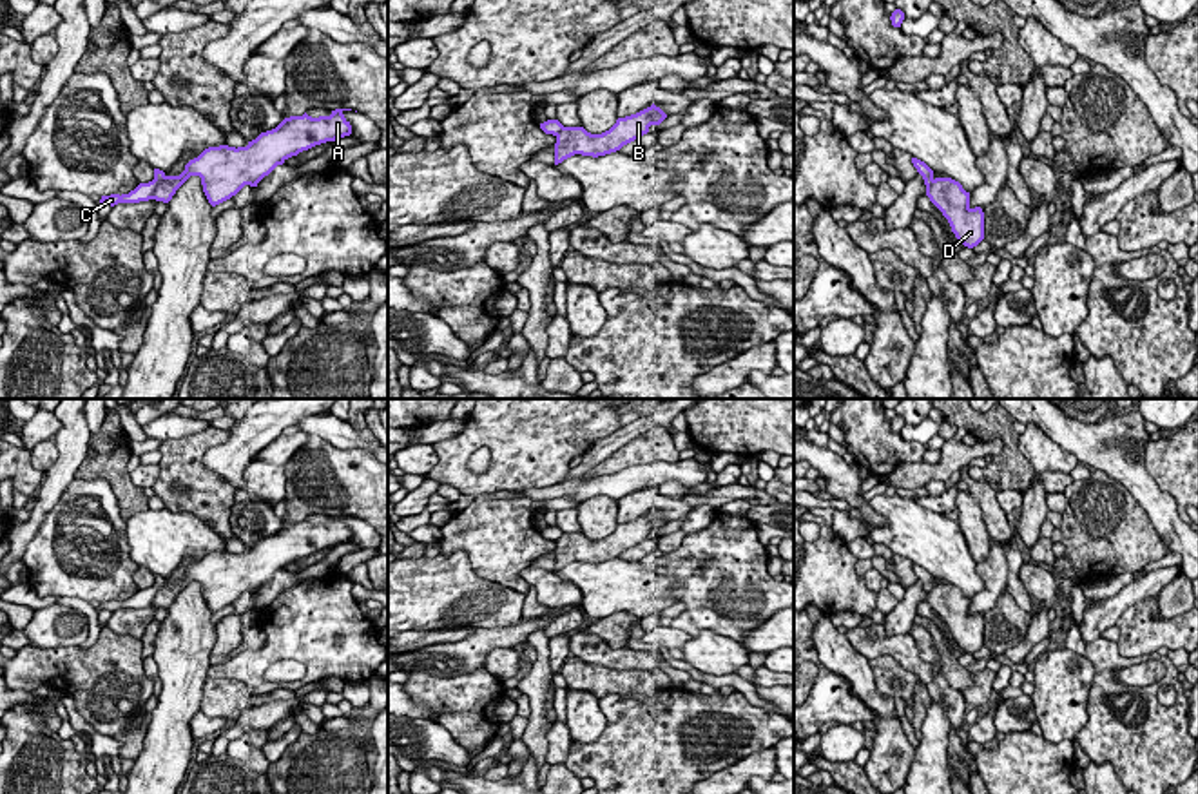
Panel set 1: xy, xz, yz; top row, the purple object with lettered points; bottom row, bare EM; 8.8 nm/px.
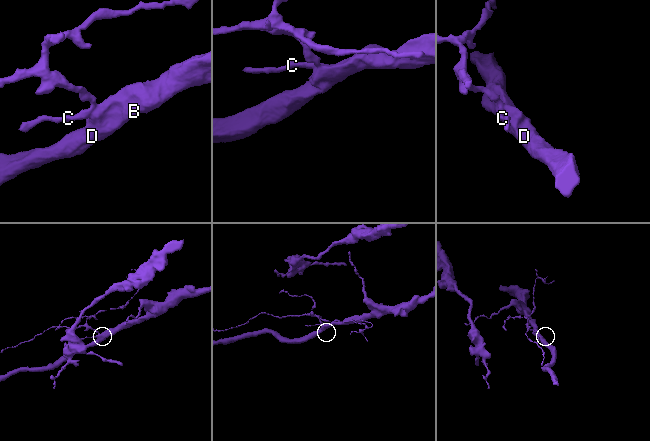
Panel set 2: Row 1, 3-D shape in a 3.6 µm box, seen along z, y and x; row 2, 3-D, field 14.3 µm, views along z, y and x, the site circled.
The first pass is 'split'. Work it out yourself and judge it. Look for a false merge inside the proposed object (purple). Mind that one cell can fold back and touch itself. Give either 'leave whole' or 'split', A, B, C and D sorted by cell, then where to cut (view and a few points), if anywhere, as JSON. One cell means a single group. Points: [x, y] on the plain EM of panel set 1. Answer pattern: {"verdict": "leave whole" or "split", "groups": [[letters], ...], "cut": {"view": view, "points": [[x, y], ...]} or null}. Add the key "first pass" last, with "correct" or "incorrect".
{"verdict": "split", "groups": [["A", "B", "D"], ["C"]], "cut": {"view": "xy", "points": [[165, 582], [151, 604]]}, "first pass": "correct"}

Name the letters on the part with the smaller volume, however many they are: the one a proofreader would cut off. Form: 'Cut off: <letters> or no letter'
Cut off: C

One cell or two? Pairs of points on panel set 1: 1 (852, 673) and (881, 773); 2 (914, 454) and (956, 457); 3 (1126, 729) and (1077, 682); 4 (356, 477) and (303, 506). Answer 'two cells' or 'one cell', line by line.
1: one cell
2: two cells
3: two cells
4: one cell

